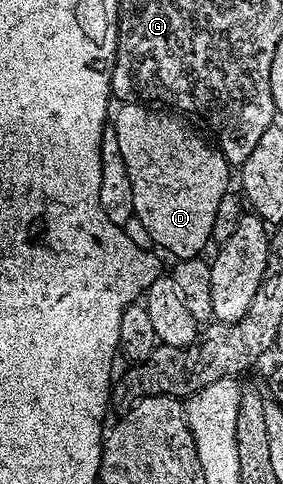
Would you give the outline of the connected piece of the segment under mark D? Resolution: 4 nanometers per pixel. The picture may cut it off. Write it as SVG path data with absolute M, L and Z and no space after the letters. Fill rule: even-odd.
M124 103L119 108L111 118L110 128L118 137L118 151L122 151L122 163L126 165L126 175L130 177L134 216L142 221L153 242L157 246L160 244L166 252L173 253L173 258L199 258L204 253L203 249L212 241L214 215L218 215L218 203L222 203L222 195L230 189L228 160L221 155L215 144L208 142L207 145L187 125L187 120L171 112L161 111L144 103Z

